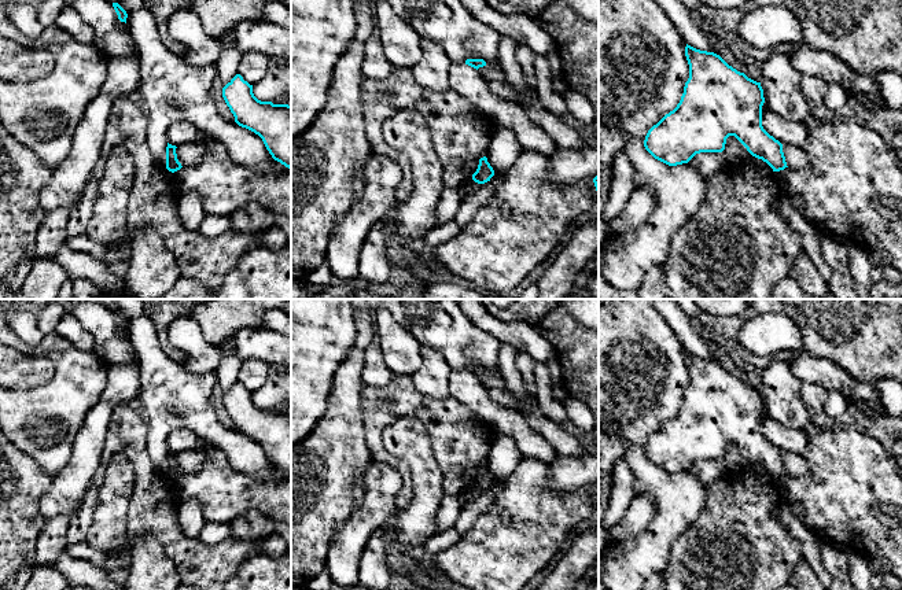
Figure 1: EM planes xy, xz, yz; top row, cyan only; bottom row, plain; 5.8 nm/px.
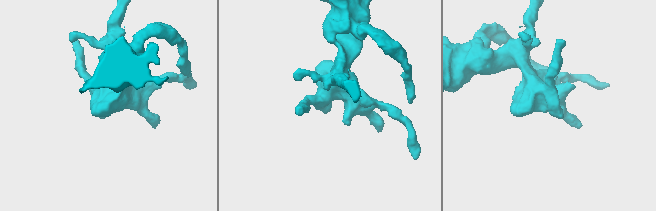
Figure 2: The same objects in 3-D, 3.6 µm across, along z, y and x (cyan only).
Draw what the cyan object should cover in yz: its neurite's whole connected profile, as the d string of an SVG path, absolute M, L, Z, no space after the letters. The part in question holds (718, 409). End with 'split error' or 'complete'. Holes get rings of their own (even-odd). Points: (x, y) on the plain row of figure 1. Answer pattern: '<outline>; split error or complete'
M686 351L685 364L689 386L677 414L654 432L644 447L645 457L658 468L677 473L688 471L700 460L722 460L726 446L735 443L747 458L766 469L773 479L787 473L783 451L762 434L765 410L761 390L729 373L719 362L700 358Z; complete

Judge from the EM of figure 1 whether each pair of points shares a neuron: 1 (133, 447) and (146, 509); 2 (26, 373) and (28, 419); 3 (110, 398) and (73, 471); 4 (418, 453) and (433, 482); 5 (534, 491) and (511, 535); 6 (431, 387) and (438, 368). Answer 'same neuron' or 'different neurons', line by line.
1: same neuron
2: different neurons
3: same neuron
4: same neuron
5: same neuron
6: same neuron

